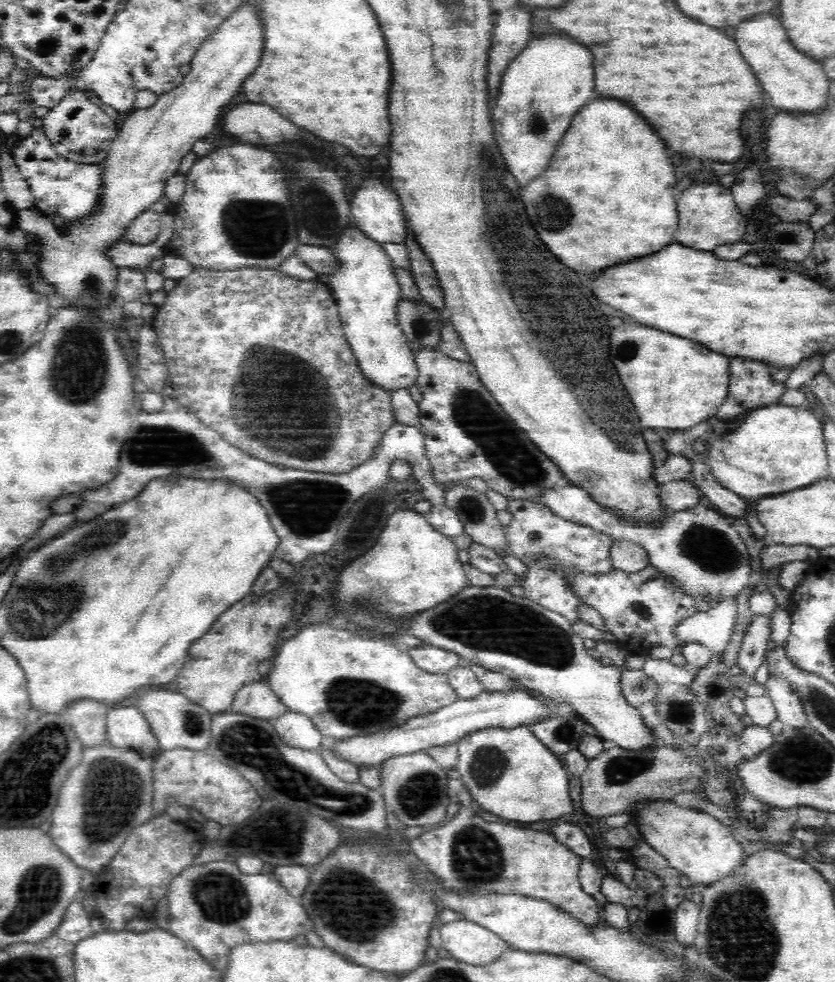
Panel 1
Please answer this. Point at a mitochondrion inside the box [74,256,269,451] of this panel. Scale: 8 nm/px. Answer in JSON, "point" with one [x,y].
{"point":[91,286]}

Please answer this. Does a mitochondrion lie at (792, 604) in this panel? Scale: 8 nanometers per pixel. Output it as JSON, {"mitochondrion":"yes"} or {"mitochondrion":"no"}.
{"mitochondrion":"no"}

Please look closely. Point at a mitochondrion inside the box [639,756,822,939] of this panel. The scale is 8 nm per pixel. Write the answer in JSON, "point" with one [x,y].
{"point":[683,780]}

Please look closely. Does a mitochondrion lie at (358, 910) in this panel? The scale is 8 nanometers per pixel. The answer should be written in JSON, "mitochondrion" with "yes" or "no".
{"mitochondrion":"yes"}

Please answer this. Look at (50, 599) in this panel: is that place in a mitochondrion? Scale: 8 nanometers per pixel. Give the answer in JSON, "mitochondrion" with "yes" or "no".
{"mitochondrion":"yes"}

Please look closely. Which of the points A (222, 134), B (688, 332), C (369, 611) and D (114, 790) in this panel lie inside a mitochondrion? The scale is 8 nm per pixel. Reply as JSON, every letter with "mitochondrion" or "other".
{"A":"other","B":"other","C":"mitochondrion","D":"mitochondrion"}

